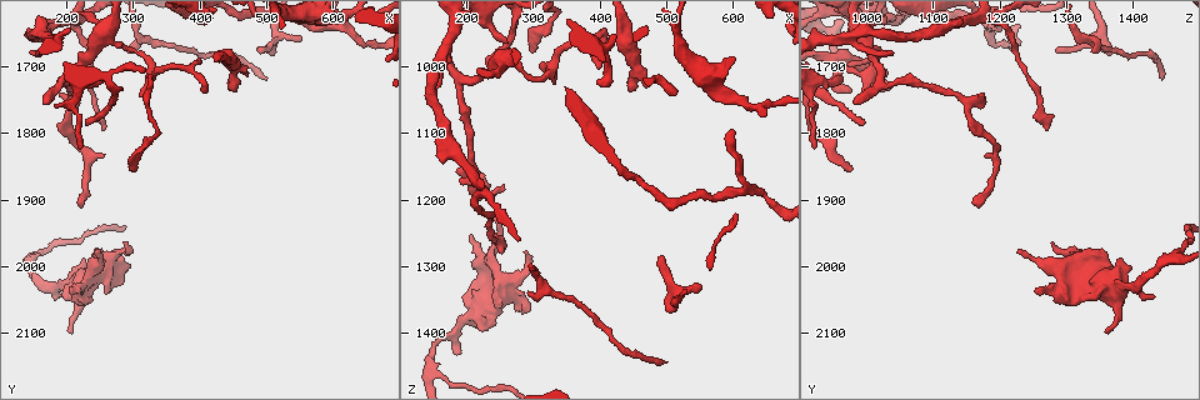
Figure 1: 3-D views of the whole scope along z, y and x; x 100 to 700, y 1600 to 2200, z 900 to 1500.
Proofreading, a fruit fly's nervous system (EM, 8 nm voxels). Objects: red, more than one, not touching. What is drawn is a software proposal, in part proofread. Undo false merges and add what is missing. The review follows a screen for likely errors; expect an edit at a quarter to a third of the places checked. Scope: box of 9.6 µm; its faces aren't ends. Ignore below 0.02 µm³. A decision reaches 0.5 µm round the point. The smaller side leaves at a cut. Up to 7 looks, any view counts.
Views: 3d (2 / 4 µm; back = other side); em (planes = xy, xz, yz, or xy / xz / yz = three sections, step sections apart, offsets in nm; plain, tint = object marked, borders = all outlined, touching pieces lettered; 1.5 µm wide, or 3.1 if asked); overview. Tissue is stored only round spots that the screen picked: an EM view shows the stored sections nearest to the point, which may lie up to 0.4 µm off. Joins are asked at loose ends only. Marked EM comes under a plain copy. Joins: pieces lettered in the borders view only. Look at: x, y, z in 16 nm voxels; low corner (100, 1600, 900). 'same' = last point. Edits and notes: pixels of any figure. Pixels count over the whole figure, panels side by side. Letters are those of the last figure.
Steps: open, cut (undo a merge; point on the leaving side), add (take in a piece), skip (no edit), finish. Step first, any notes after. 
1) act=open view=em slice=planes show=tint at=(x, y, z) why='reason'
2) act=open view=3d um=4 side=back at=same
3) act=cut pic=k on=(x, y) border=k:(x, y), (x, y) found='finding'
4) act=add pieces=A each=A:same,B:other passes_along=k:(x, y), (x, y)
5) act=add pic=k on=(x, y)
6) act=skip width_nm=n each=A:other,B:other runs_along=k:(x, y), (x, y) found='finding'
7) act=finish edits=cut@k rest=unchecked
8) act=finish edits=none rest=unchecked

act=open view=em slice=planes show=borders at=(190, 2045, 1430) why='free end'

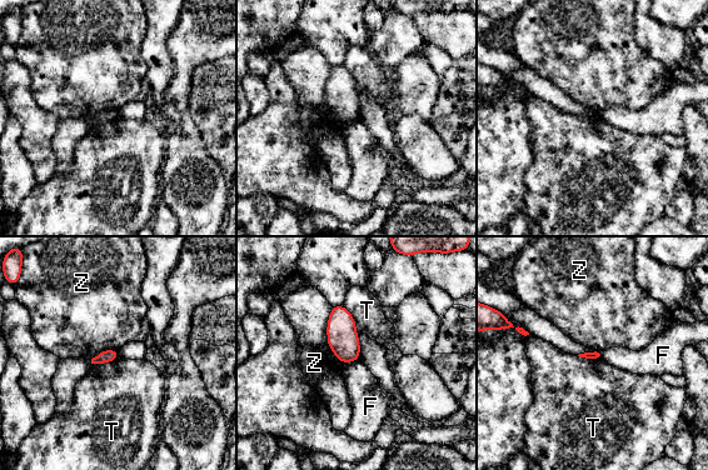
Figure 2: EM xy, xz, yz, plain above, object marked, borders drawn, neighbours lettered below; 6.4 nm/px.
act=skip longest_contact=T:240nm each=F:other,T:other,Z:other border=2:(343, 305), (353, 318), (358, 338) found='no lettered piece goes on from it'

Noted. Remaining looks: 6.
act=open view=3d um=4 side=back at=(225, 1910, 1170) why='an open end'

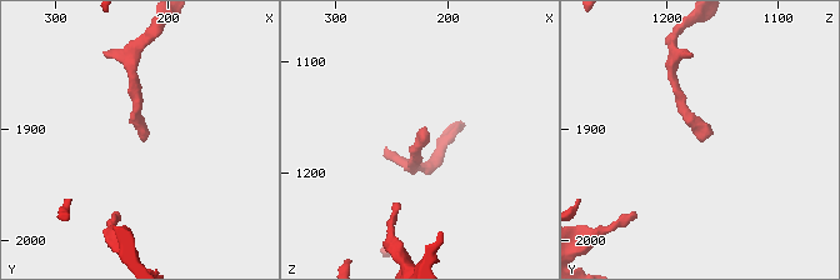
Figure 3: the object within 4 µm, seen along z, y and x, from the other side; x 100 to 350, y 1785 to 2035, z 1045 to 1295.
act=open view=em slice=yz step=4 show=tint at=(224, 1910, 1170) why='now the EM'

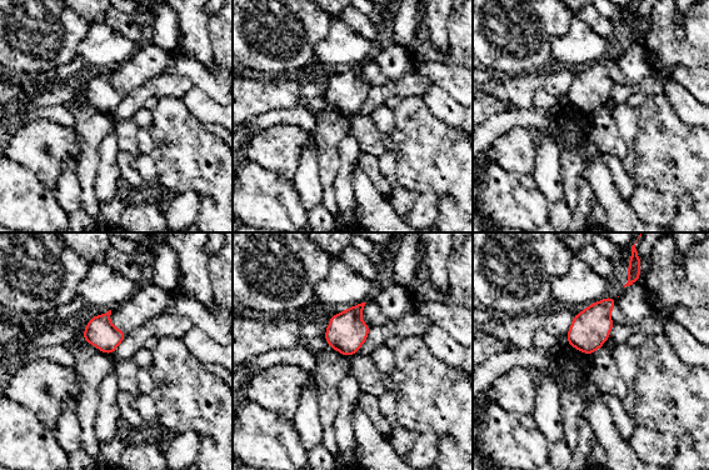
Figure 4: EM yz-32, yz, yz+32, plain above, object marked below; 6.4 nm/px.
act=open view=em slice=yz step=4 show=borders at=same why='see the neighbours'

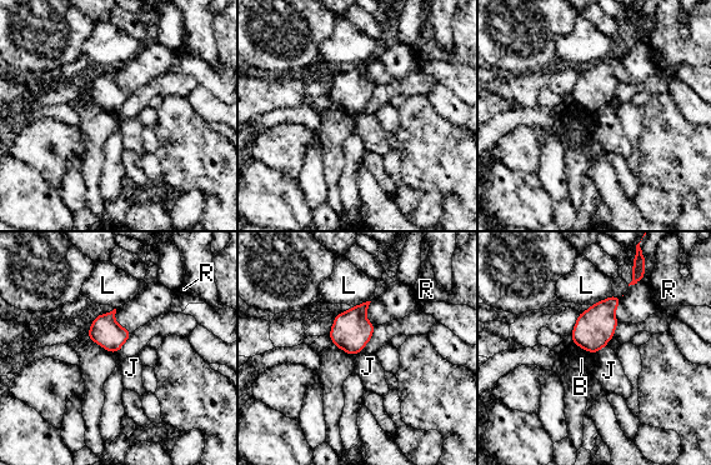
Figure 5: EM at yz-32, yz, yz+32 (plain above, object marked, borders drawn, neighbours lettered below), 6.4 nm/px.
act=skip each=B:other,J:other,L:other,R:other border=5:(572, 341), (595, 353) found='no lettered piece goes on from it'

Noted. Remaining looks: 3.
act=open view=3d um=4 at=(490, 1675, 1285) why='branch stops here'

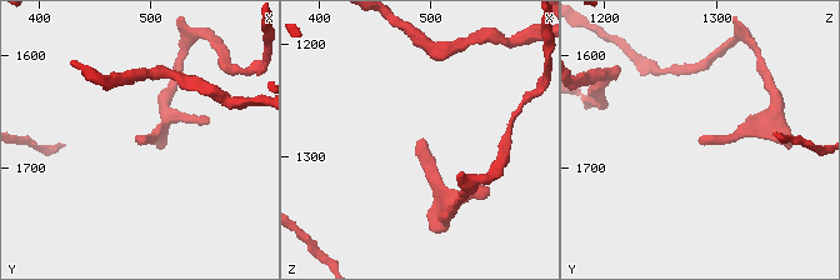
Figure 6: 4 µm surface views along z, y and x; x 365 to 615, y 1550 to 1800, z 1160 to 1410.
act=open view=em slice=xy step=4 show=borders at=(490, 1678, 1286) why='now the EM'

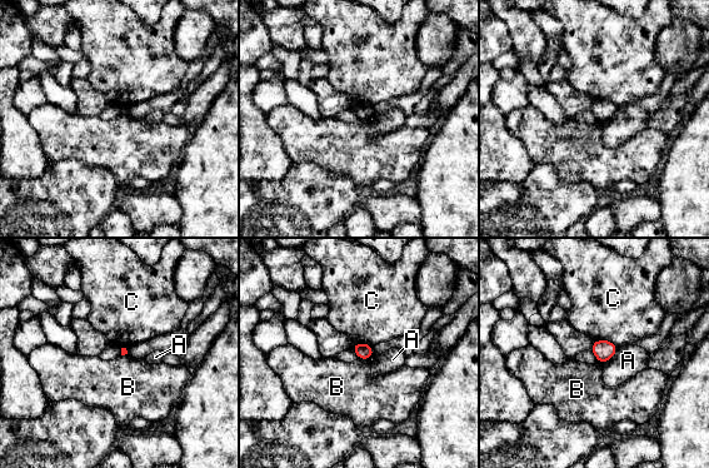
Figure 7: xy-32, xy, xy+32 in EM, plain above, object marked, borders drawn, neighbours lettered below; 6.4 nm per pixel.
act=skip longest_contact=C:160nm each=A:other,B:other,C:other found='no lettered piece goes on from it'

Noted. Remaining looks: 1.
act=finish edits=none rest=unchecked

